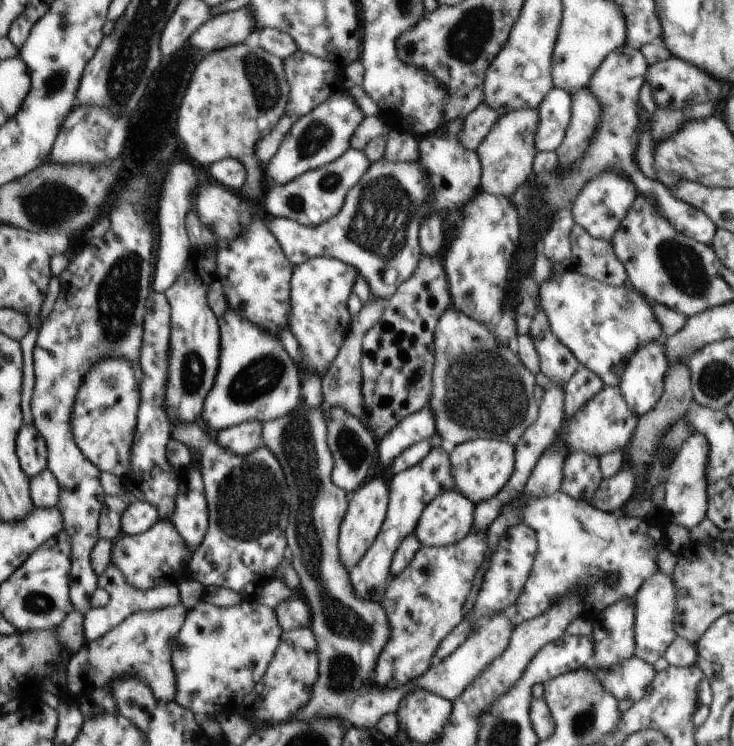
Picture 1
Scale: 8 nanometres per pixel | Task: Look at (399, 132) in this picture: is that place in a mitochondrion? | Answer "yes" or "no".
no

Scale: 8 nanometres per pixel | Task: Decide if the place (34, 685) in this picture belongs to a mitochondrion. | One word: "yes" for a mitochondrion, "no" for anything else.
no

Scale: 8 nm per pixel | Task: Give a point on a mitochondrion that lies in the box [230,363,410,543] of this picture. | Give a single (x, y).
(350, 455)

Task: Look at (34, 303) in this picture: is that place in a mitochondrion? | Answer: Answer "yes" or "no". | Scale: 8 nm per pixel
no

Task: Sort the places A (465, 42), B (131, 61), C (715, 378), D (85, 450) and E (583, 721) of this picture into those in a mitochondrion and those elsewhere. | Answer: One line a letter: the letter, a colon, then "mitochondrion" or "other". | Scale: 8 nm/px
A: mitochondrion
B: mitochondrion
C: mitochondrion
D: other
E: mitochondrion

